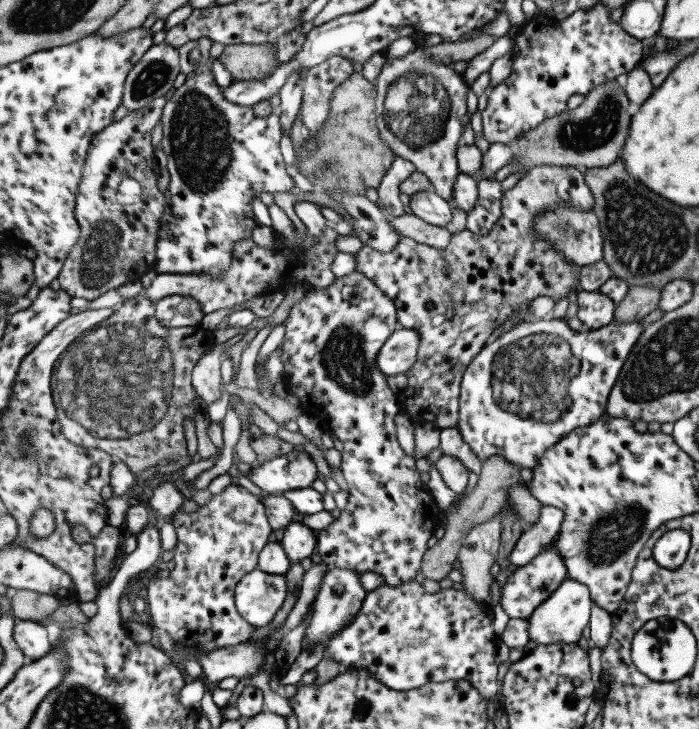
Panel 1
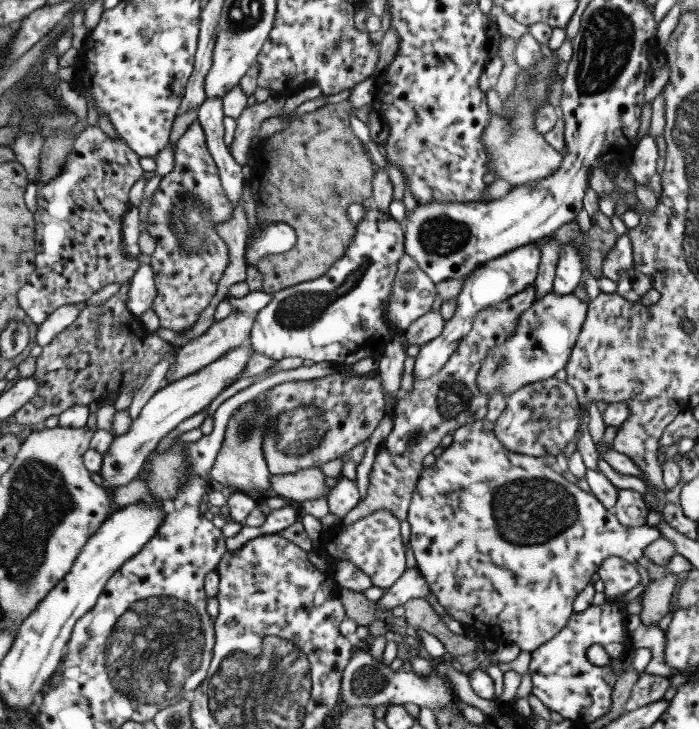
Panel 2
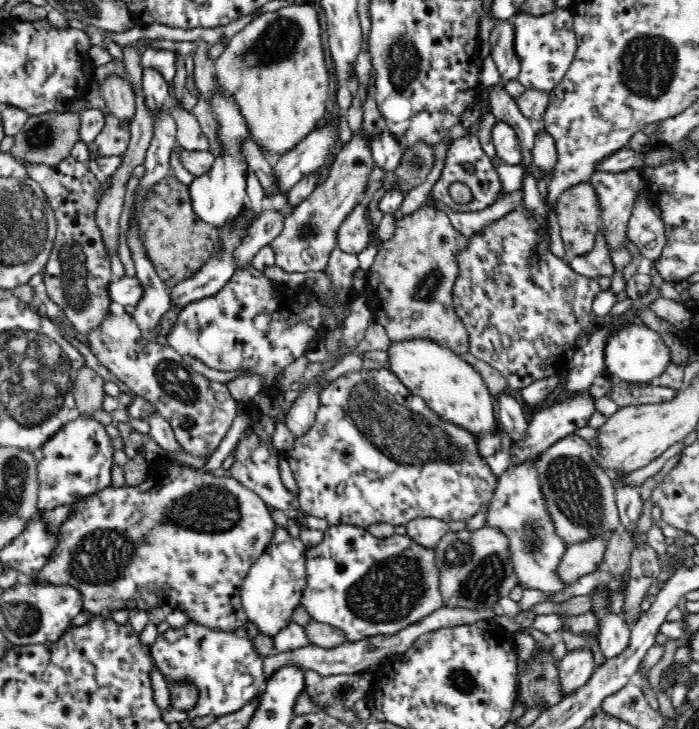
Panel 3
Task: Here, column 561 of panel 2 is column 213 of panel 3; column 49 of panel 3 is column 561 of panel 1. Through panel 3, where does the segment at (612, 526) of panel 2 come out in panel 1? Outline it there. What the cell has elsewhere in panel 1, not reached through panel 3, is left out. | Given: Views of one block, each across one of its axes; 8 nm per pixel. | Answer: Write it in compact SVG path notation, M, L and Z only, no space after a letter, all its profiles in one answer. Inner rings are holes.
M552 541L529 563L518 566L518 569L508 574L508 580L501 589L501 606L510 619L528 619L567 578L566 566L558 556L558 552L554 550L554 541Z

